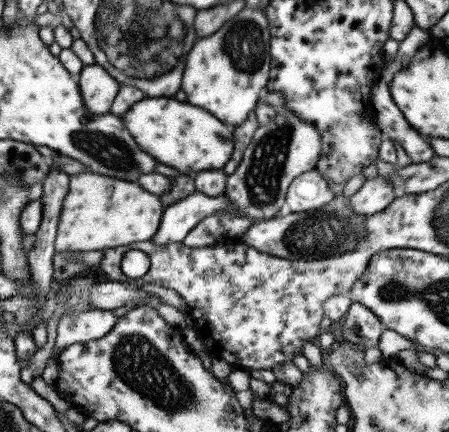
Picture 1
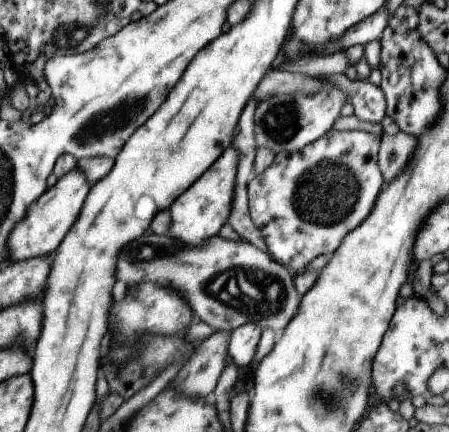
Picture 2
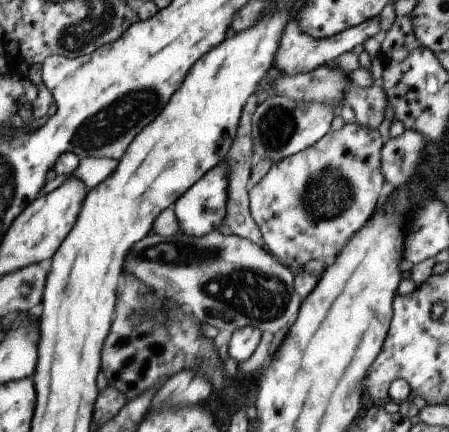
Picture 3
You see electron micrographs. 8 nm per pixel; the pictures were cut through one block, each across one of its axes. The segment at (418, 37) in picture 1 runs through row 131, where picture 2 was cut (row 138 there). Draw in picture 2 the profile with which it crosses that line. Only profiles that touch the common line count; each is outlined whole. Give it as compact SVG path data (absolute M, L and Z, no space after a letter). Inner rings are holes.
M397 132L393 136L387 134L381 136L377 164L385 182L395 178L395 174L405 166L413 148L415 148L415 138L405 132Z

